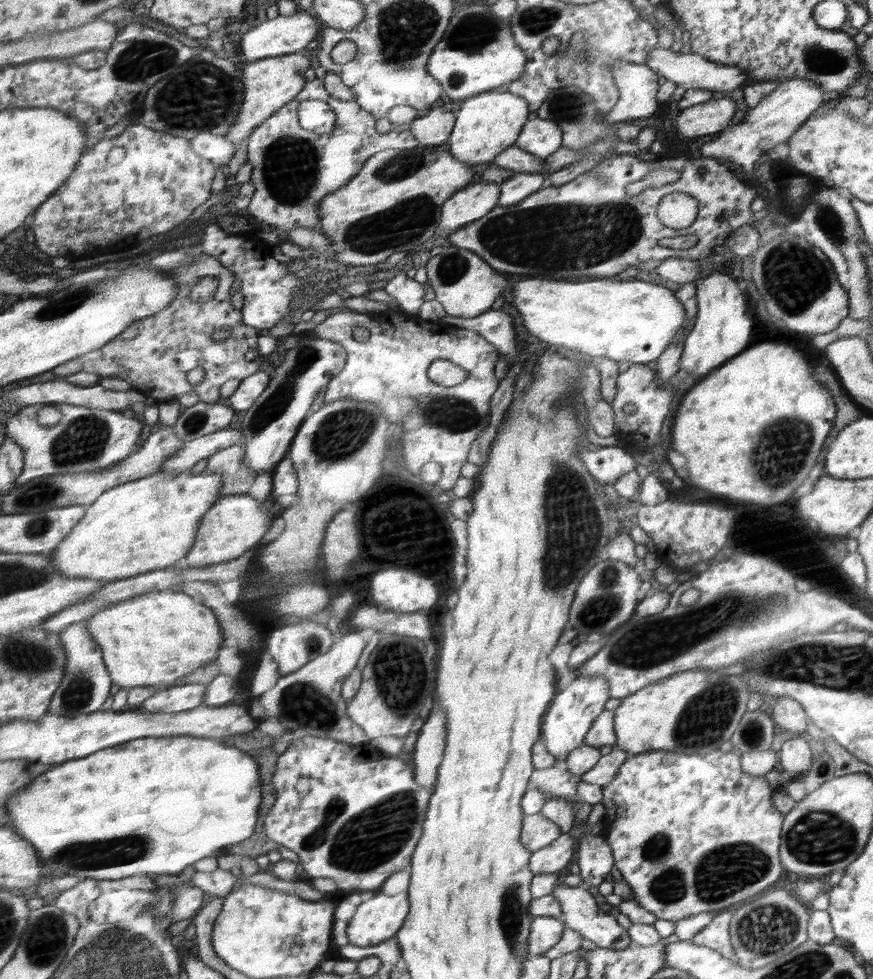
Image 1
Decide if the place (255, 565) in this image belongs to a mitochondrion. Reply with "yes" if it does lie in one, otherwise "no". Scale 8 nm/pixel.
no

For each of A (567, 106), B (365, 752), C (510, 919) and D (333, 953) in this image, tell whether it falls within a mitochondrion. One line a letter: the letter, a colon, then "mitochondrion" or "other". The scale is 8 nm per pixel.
A: mitochondrion
B: other
C: mitochondrion
D: other

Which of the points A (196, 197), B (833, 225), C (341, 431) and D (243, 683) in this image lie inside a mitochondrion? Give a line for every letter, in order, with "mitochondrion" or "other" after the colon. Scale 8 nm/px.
A: other
B: mitochondrion
C: mitochondrion
D: other

